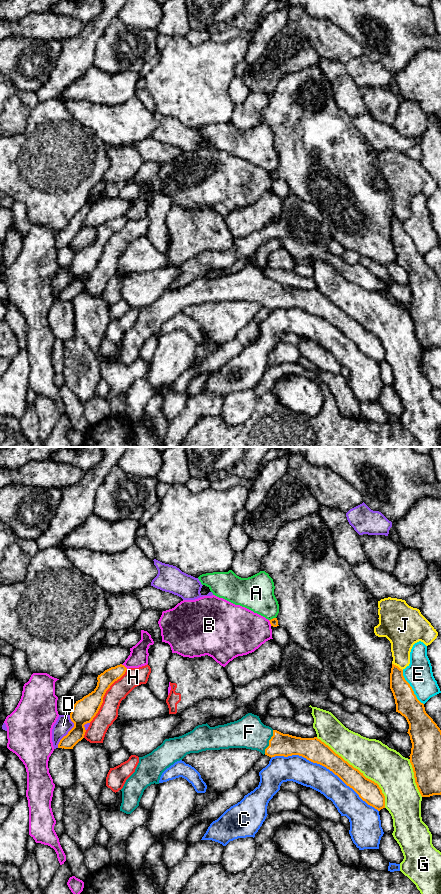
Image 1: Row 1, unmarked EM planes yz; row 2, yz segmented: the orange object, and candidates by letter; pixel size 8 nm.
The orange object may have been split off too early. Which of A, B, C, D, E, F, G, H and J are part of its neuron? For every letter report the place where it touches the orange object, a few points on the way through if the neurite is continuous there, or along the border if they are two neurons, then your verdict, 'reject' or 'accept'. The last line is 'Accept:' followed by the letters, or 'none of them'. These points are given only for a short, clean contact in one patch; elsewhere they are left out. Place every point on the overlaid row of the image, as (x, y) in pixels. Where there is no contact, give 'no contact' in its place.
A: yz (273, 618) | along yz (275, 617), (269, 620) | reject
B: yz (270, 623) | reject
C: yz (325, 766) | reject
D: yz (69, 731) | reject
E: yz (411, 687) | reject
F: yz (269, 742) | across yz (280, 744), (269, 742), (249, 732) | accept
G: yz (357, 769) | reject
H: yz (104, 694) | reject
J: yz (397, 666) | reject
Accept: F

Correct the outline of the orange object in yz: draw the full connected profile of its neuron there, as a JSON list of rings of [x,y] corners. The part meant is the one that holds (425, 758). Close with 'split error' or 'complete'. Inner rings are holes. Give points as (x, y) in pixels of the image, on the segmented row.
[[[392,664],[390,689],[393,693],[396,712],[404,716],[409,724],[408,734],[412,743],[410,763],[413,768],[415,783],[422,797],[441,795],[441,730],[426,713],[410,684],[403,676],[403,670]]] | complete

